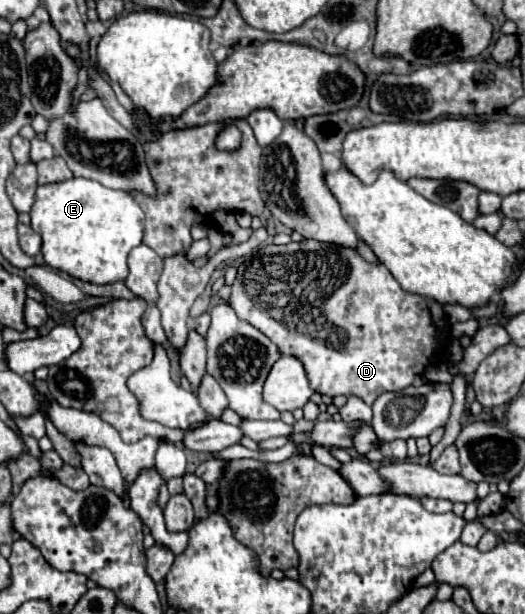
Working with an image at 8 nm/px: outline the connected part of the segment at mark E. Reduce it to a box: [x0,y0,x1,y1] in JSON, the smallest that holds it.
[31,177,143,285]

